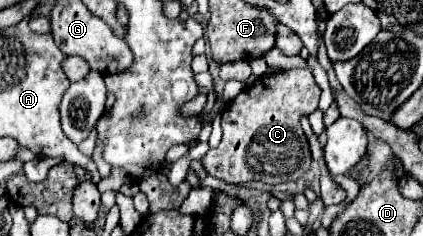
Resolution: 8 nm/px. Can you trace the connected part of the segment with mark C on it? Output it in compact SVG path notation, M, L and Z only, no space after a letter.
M287 69L277 75L263 75L253 85L243 89L223 111L221 127L223 139L217 149L209 149L209 153L201 159L205 169L225 179L227 183L247 183L247 181L263 181L267 185L279 185L287 181L299 181L311 169L311 149L307 137L299 125L303 115L309 115L317 109L321 89L315 83L315 77L309 69Z

